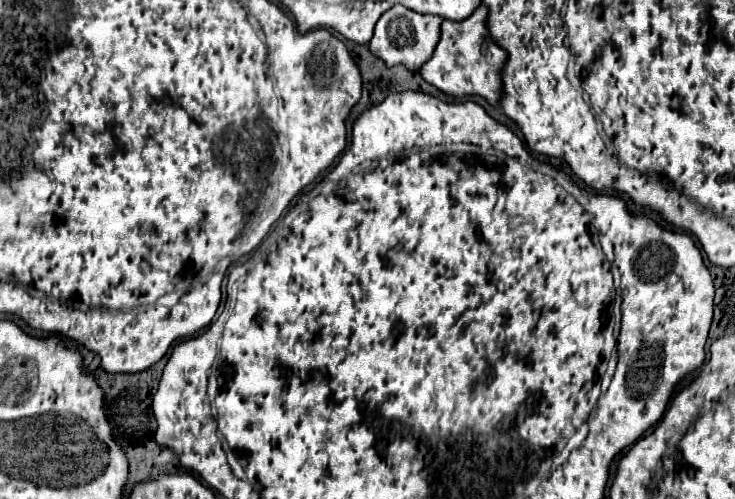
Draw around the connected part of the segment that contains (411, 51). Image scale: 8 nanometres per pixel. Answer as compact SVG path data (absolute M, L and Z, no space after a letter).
M396 4L380 16L380 20L374 28L374 36L370 40L370 50L374 56L382 58L388 66L404 64L412 72L418 72L420 66L432 56L432 52L438 44L440 22L442 22L442 18L418 14L418 12L412 12L410 8L406 8L402 4Z

